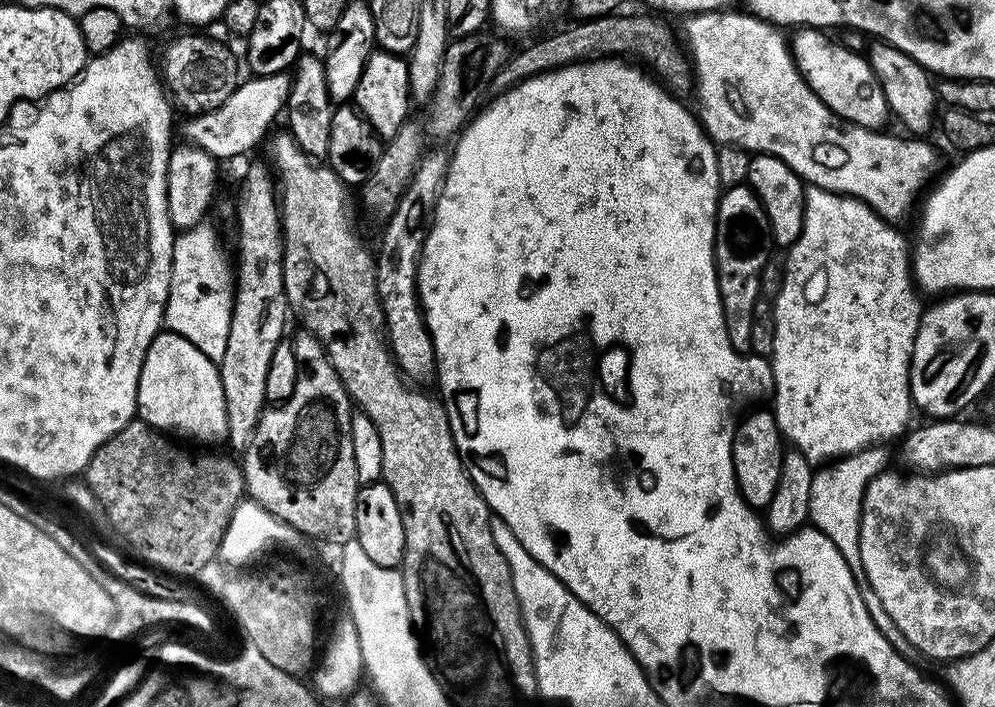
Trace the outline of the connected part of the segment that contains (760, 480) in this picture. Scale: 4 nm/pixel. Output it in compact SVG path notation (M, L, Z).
M771 411L745 415L739 421L736 437L732 443L732 461L736 471L736 481L742 498L753 510L766 510L778 490L780 475L784 466L786 441L780 432L775 415Z

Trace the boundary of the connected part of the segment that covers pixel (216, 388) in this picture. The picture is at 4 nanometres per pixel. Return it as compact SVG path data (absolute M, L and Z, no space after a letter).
M162 330L155 336L143 362L136 401L143 421L157 431L202 444L222 444L228 439L229 418L219 365L181 335Z

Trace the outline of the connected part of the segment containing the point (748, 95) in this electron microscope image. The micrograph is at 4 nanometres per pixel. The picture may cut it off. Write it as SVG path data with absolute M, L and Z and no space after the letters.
M721 10L719 12L699 12L696 16L689 16L687 19L683 21L684 24L684 38L682 34L683 43L686 45L686 52L687 55L690 57L690 67L694 73L694 97L696 96L696 100L700 103L700 112L698 108L698 119L704 129L705 132L708 134L709 140L715 142L717 145L720 146L731 146L734 148L742 148L745 152L749 154L763 154L765 156L777 156L778 158L782 158L782 162L786 162L786 166L790 166L790 170L794 170L797 174L800 175L800 179L804 181L805 185L814 187L814 188L824 188L827 192L836 192L839 196L852 196L855 200L860 200L866 206L870 206L872 209L875 210L883 220L887 220L889 222L897 222L896 220L900 220L903 218L904 215L907 214L908 211L912 208L912 203L917 200L918 197L929 187L928 184L928 175L932 172L932 163L936 160L936 152L934 149L931 148L928 144L923 144L923 139L920 138L908 138L912 140L903 140L900 136L883 136L885 133L880 130L873 130L870 128L860 128L857 124L845 124L843 120L840 119L839 116L835 116L830 109L821 100L814 94L814 90L810 90L810 86L804 81L804 75L801 74L799 70L796 69L796 59L792 57L792 49L790 47L789 41L786 39L785 33L781 31L777 25L767 21L767 20L760 20L757 16L753 16L749 14L747 11L741 10L741 12L732 12L733 10Z

